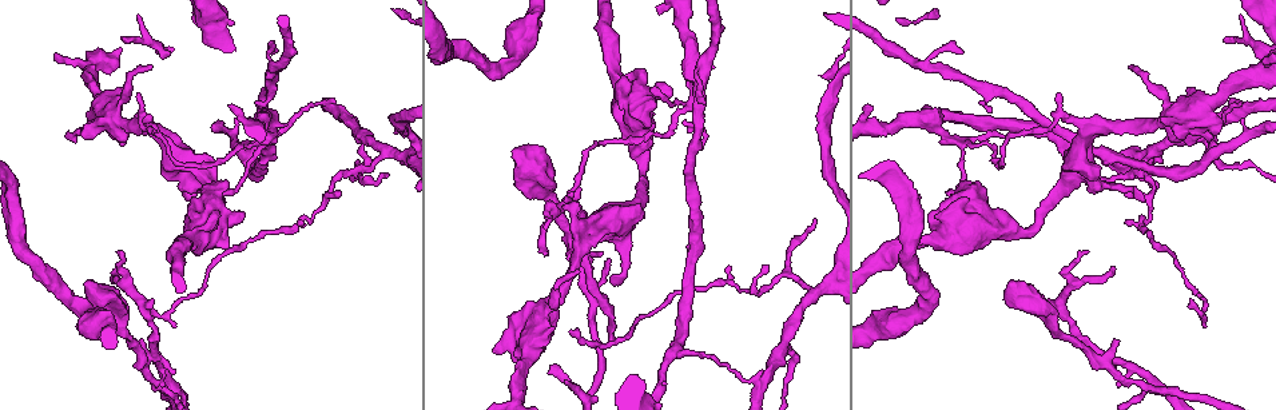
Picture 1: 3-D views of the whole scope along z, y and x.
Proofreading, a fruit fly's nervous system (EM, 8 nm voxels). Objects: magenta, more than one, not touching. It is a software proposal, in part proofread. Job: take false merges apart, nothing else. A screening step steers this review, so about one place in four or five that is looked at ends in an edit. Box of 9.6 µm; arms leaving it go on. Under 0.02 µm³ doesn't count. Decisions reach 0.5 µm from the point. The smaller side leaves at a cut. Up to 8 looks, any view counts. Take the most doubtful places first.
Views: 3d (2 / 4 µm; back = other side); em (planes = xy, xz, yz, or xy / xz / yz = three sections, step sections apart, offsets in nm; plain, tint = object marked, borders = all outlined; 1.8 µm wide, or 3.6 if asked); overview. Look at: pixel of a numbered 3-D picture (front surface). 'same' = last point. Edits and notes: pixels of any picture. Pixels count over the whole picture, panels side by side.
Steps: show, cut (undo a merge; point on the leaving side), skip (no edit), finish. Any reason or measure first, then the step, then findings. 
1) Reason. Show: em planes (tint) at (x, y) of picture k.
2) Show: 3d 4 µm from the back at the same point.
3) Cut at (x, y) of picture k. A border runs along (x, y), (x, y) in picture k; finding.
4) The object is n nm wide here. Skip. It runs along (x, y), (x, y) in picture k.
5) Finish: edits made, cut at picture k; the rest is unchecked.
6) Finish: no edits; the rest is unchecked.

Two arms at a narrow angle. Show: em yz step 4 (tint) at (144, 357) of picture 1.

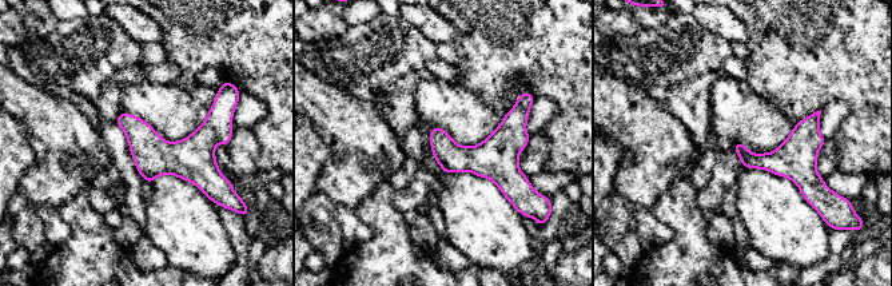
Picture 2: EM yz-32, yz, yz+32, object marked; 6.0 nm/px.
Show: em planes (tint) at the same point.

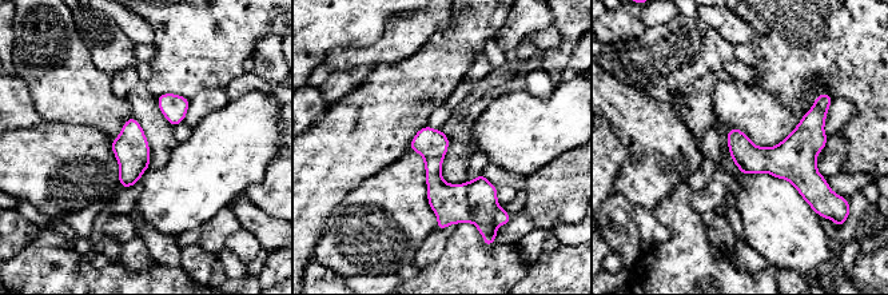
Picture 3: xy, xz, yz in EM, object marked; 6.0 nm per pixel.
Cut at (481, 194) of picture 3. A border runs along (465, 183), (473, 220) in picture 3; a second neuron is stuck on.

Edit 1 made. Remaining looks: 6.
Three arms meet. Show: 3d 2 µm at (761, 387) of picture 1.

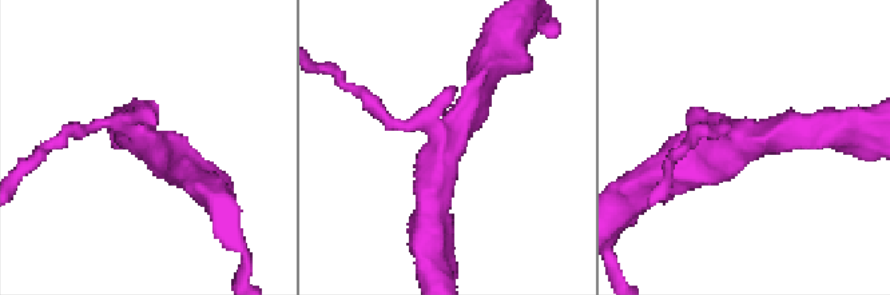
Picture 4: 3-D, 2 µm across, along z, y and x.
3 arms meet here; shape alone is not enough. Show: em yz step 4 (tint) at (738, 140) of picture 4.

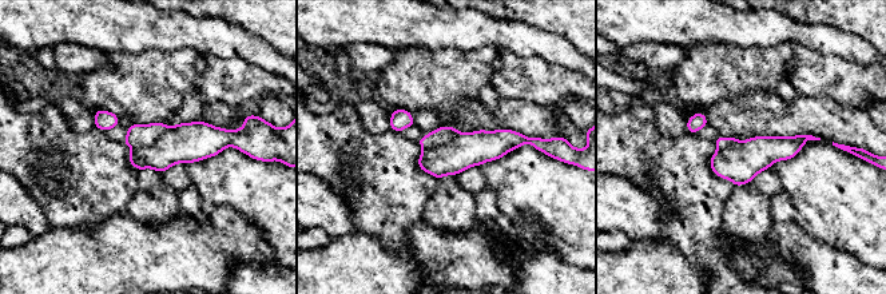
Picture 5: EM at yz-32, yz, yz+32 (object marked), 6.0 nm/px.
Show: em xz step 4 (tint) at the same point.

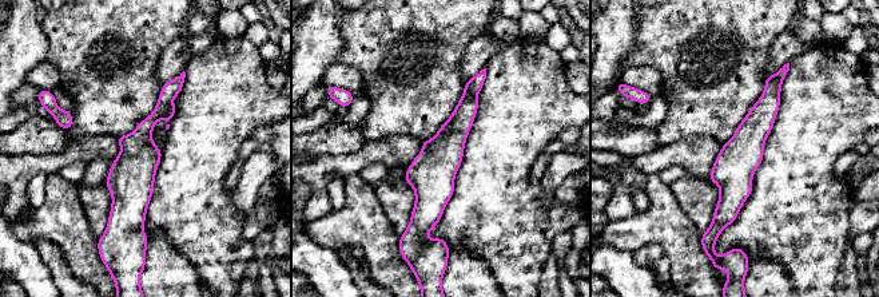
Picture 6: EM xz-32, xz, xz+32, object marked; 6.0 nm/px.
Cut at (131, 178) of picture 6. A border runs along (150, 135), (138, 153), (122, 153) in picture 6; a second neuron is stuck on.

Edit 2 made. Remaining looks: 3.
Redraw. Show: overview.

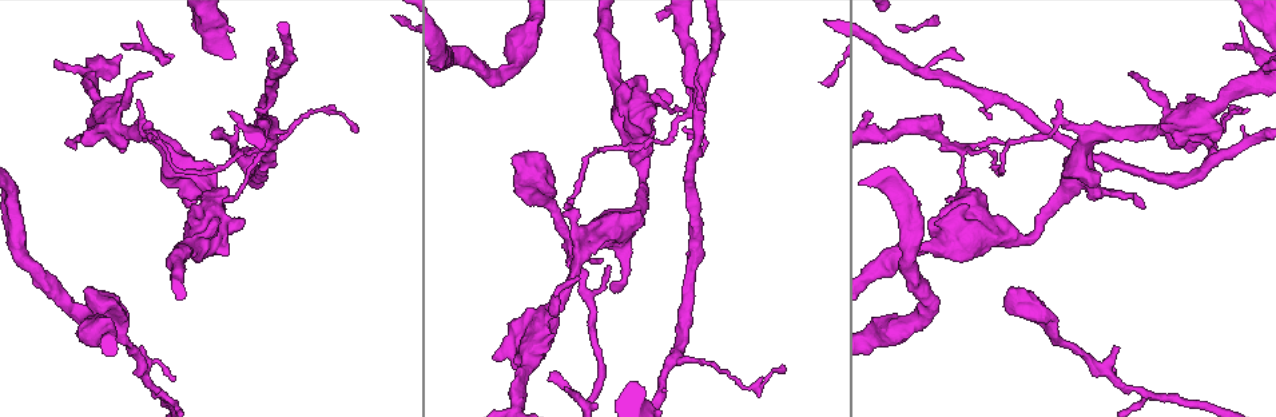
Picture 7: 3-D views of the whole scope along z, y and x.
Show: em 3.6 µm planes (tint) at (1173, 127) of picture 7.

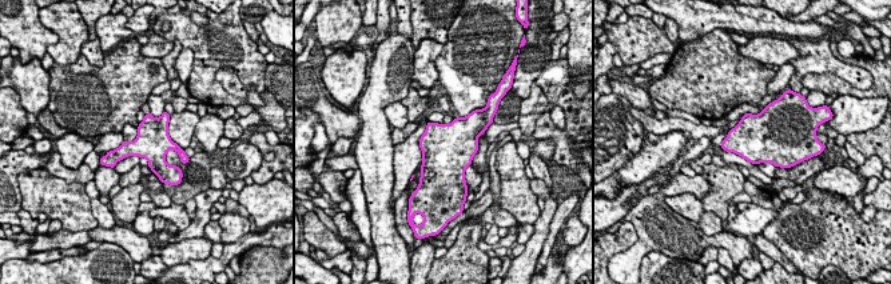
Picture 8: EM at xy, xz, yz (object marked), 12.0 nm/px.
Skip. One neuron here.

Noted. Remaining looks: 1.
Finish: edits made, cut at picture 3, cut at picture 6; the rest is unchecked.

